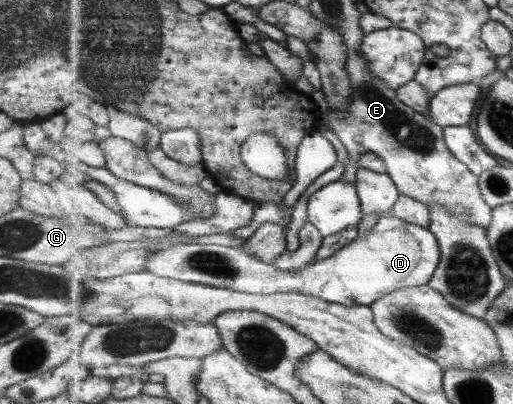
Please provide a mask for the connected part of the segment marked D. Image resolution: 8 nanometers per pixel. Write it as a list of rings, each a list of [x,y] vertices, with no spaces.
[[[390,213],[379,218],[369,234],[363,234],[353,240],[348,246],[327,259],[321,259],[317,263],[306,264],[291,270],[280,270],[272,264],[261,262],[252,255],[239,248],[222,245],[181,244],[181,246],[169,246],[165,250],[159,250],[146,262],[145,268],[165,278],[176,278],[183,282],[195,282],[209,286],[225,287],[244,293],[273,294],[286,292],[302,292],[310,294],[327,302],[339,303],[345,306],[372,306],[372,304],[399,289],[411,286],[423,286],[429,284],[437,267],[440,265],[440,243],[436,234],[429,228],[409,224],[401,218],[395,218]]]

